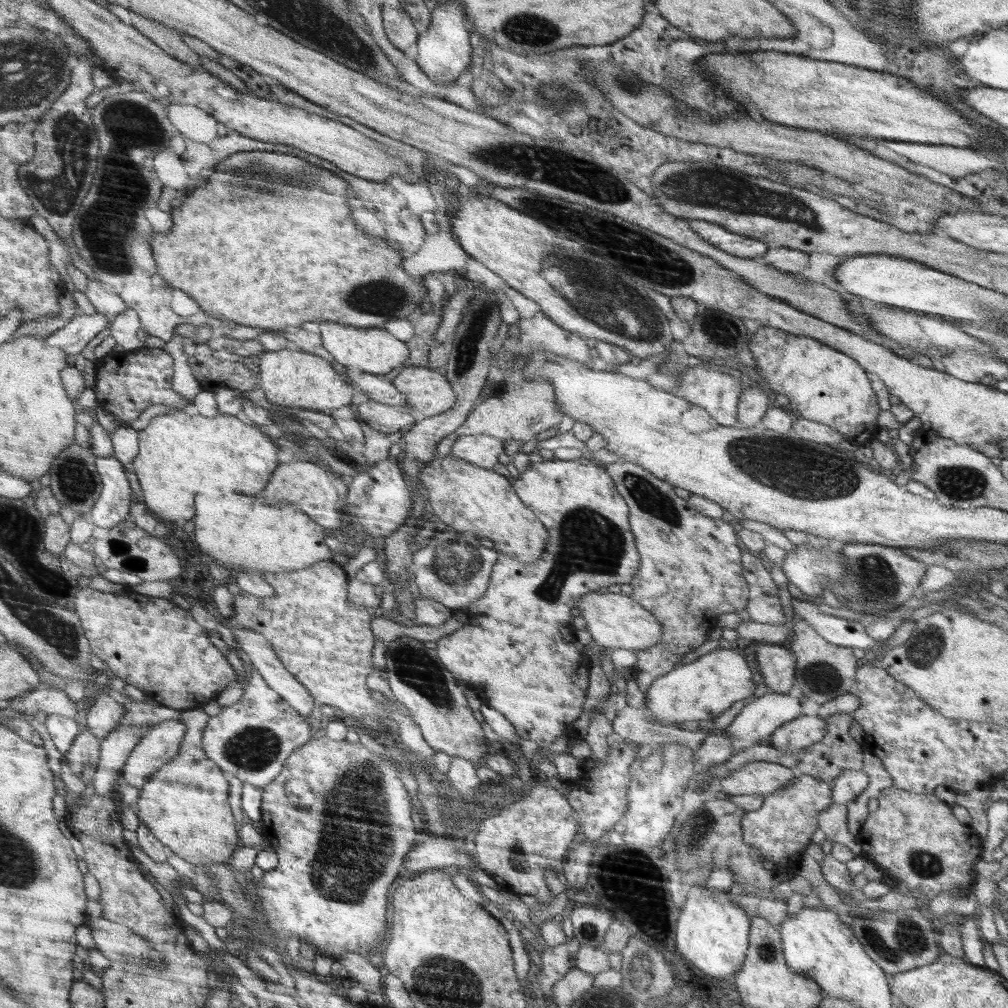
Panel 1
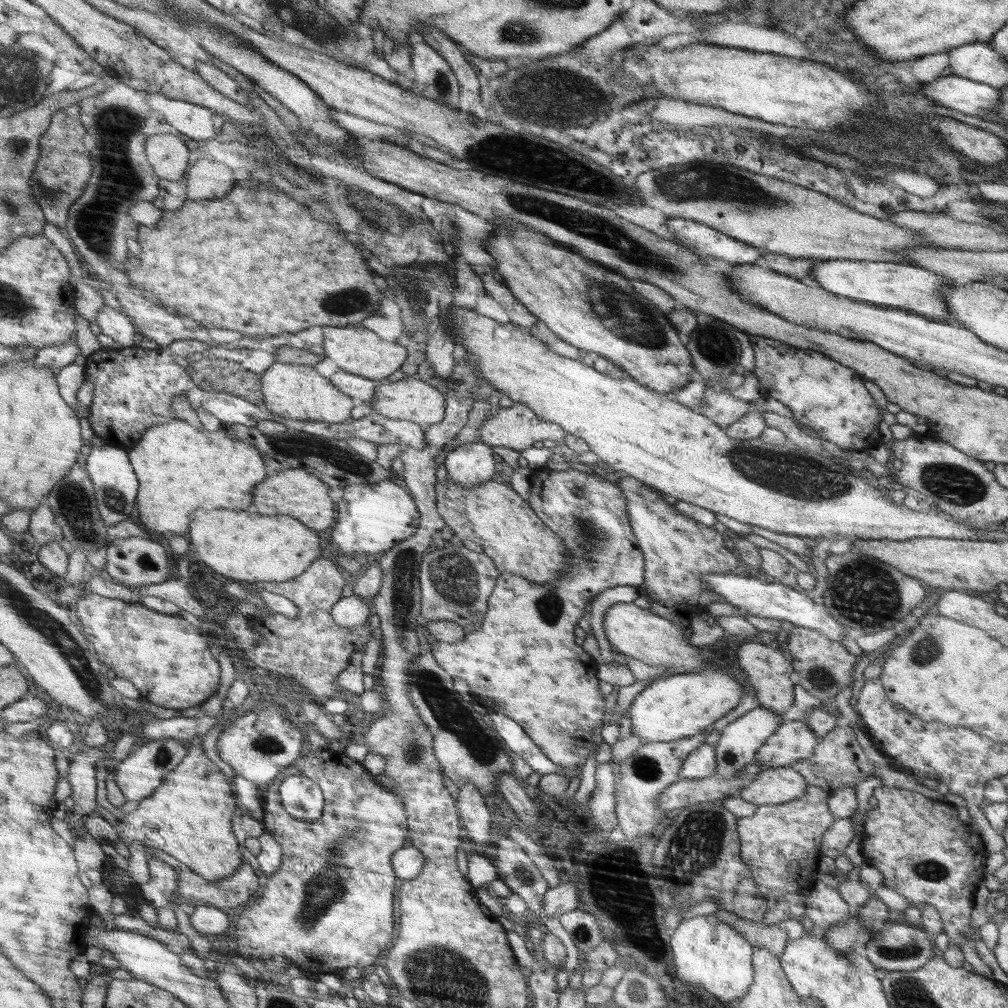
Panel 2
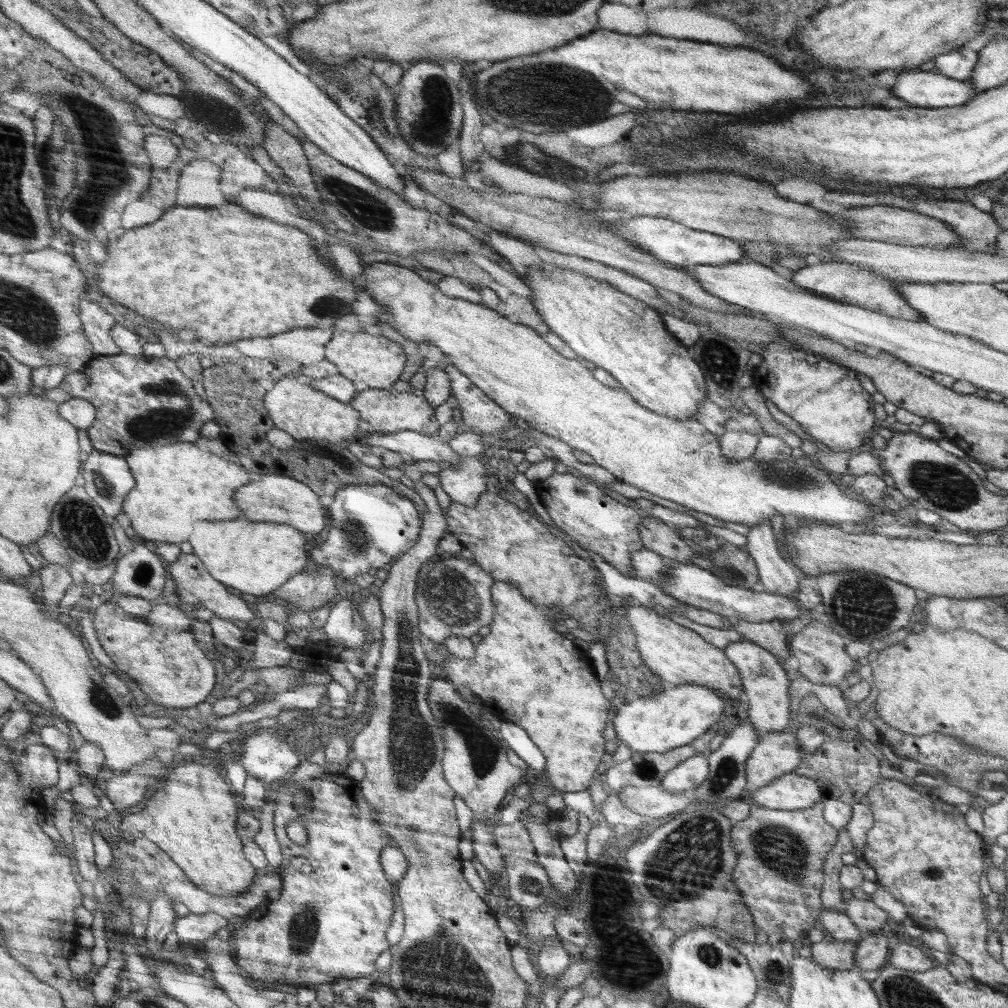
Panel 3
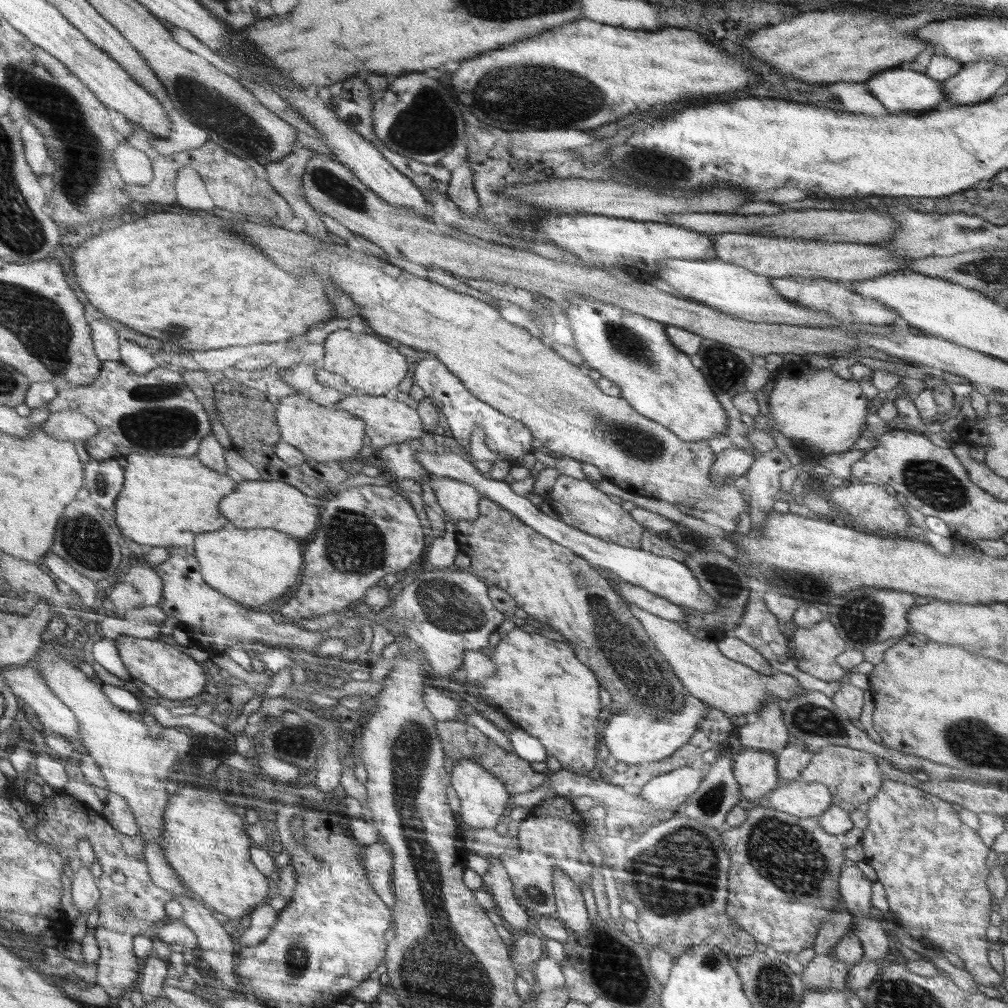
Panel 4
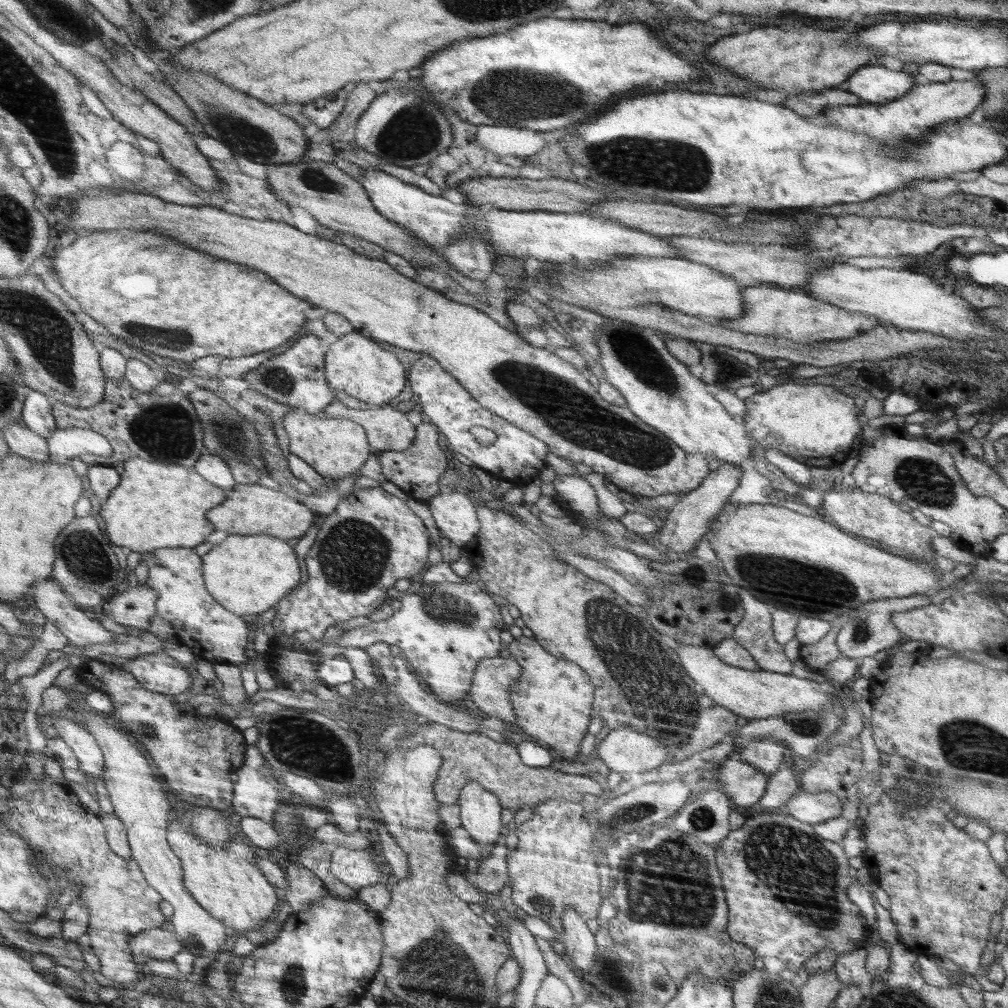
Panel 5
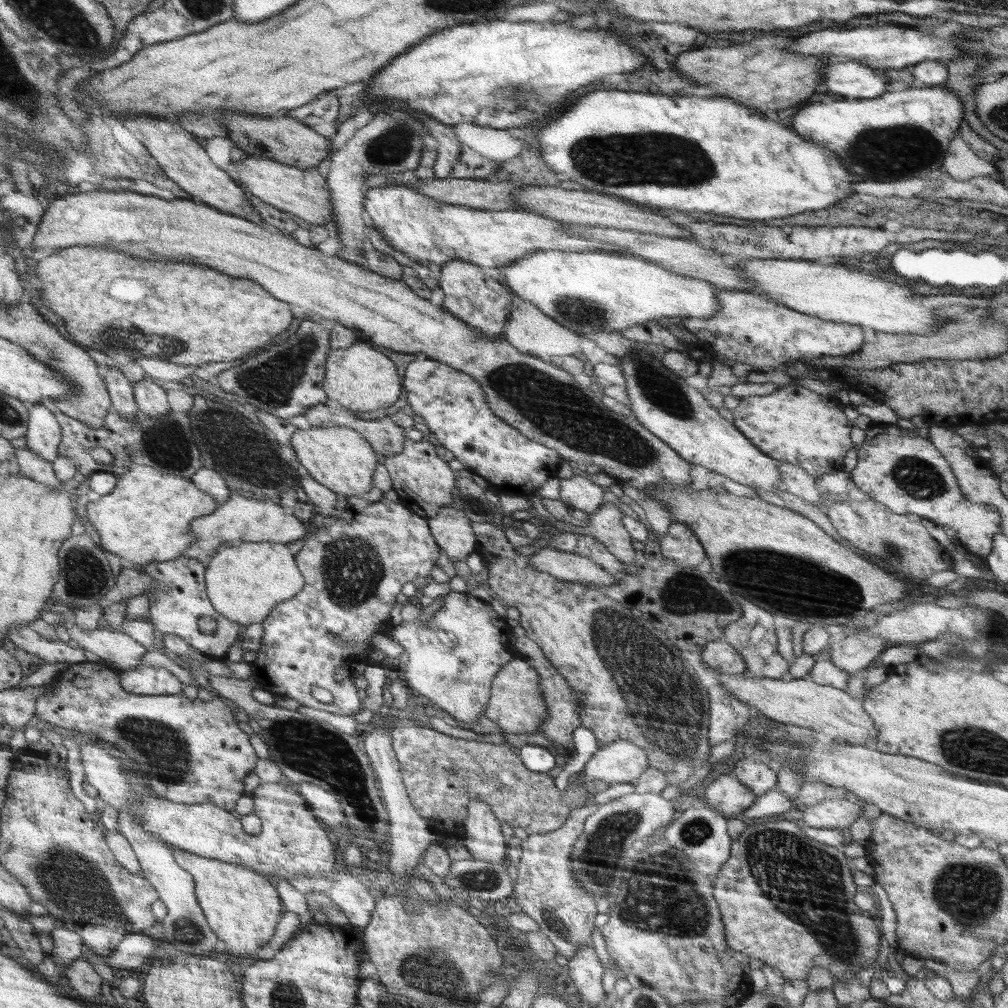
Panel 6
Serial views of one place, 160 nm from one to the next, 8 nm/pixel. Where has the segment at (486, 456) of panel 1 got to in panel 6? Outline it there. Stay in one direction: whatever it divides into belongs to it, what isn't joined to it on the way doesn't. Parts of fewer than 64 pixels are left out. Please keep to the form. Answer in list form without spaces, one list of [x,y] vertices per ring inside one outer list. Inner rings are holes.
[[[443,506],[440,512],[430,519],[430,530],[438,546],[448,554],[450,560],[464,560],[474,550],[476,538],[470,528],[470,521],[464,513],[451,506]]]

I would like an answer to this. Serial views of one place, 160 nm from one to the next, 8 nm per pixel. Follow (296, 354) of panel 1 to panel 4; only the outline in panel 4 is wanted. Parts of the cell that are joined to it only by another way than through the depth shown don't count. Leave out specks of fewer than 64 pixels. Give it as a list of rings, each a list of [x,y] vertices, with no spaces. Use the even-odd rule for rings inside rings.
[[[296,393],[279,400],[275,417],[280,427],[281,438],[284,442],[295,446],[307,458],[316,462],[338,462],[339,460],[352,460],[362,450],[362,438],[364,438],[364,419],[350,414],[345,410],[334,407],[322,407],[318,403]]]

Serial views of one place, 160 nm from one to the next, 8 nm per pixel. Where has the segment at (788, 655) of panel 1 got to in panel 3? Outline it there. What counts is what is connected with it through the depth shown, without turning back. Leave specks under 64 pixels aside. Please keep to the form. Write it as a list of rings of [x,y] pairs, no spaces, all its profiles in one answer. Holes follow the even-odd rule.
[[[750,641],[731,642],[723,650],[737,666],[743,678],[743,686],[749,704],[748,719],[758,731],[758,735],[764,737],[769,733],[786,731],[788,720],[792,715],[794,700],[789,695],[792,682],[786,670],[780,666],[781,662],[770,651]]]

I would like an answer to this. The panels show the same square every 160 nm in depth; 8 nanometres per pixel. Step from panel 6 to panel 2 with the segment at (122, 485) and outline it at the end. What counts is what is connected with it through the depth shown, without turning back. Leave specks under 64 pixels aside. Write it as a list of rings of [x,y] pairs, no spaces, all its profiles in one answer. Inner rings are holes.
[[[180,419],[171,420],[166,424],[155,424],[144,434],[137,445],[129,452],[129,459],[140,479],[140,489],[136,504],[139,522],[150,532],[182,535],[188,530],[188,516],[194,510],[247,510],[253,502],[253,490],[265,480],[266,465],[260,457],[258,449],[249,442],[230,438],[225,428],[218,430],[202,430],[192,427]]]

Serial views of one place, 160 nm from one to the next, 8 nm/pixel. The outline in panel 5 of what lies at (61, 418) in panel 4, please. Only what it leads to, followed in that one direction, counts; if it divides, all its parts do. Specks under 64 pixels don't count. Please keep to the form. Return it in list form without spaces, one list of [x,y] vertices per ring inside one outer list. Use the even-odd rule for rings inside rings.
[[[77,426],[57,428],[47,438],[47,443],[49,458],[58,464],[86,453],[110,456],[113,451],[110,443],[101,434]]]

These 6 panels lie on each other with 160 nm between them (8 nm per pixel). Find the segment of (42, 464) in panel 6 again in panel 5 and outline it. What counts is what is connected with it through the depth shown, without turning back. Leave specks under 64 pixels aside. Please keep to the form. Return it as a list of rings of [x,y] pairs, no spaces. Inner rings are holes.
[[[15,422],[7,428],[2,428],[9,450],[16,455],[29,458],[32,462],[47,462],[49,448],[47,439],[42,438],[36,431],[32,432],[26,425]]]

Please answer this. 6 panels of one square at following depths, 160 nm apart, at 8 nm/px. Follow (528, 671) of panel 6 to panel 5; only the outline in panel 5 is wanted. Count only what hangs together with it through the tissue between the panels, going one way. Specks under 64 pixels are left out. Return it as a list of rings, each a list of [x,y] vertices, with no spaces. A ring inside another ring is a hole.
[[[512,657],[484,658],[475,670],[469,697],[488,716],[517,724],[509,696],[511,686],[520,675],[521,666]]]

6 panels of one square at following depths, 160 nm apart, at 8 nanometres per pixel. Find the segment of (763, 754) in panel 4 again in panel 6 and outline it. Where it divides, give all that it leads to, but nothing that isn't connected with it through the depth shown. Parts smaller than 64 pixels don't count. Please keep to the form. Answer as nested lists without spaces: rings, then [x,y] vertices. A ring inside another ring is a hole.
[[[732,772],[719,776],[704,789],[704,793],[708,807],[725,816],[727,820],[745,812],[758,798],[742,780],[736,779]]]

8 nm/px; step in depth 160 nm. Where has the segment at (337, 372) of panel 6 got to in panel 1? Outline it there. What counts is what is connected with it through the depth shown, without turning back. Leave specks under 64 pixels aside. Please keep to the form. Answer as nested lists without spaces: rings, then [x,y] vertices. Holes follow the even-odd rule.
[[[321,321],[319,323],[321,343],[332,355],[332,358],[350,370],[377,375],[400,368],[400,364],[408,358],[406,343],[394,338],[389,331],[380,327],[362,329],[361,327],[346,326],[341,323]]]

